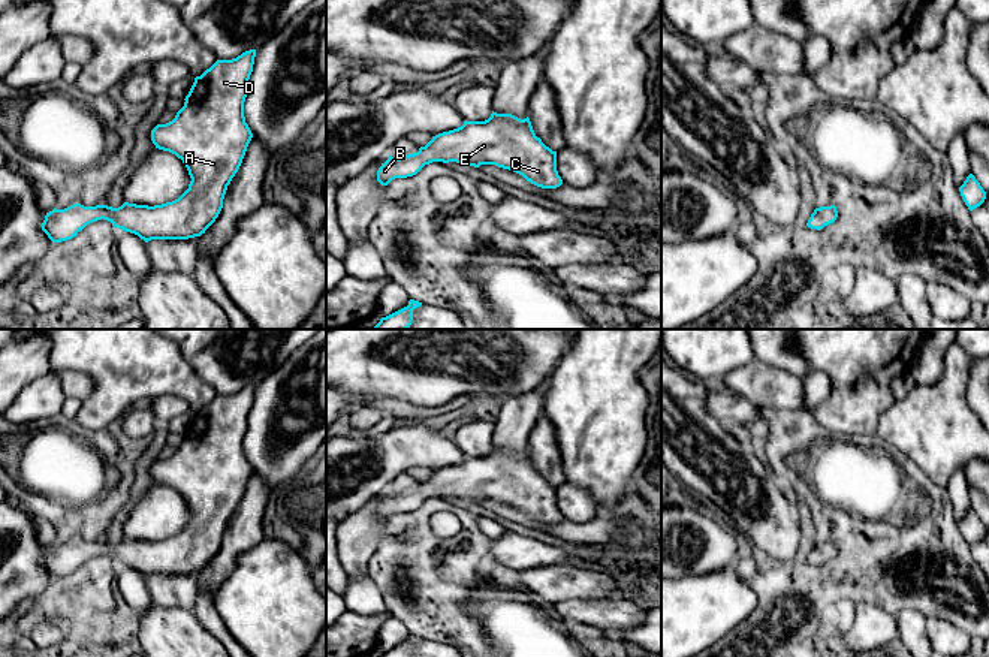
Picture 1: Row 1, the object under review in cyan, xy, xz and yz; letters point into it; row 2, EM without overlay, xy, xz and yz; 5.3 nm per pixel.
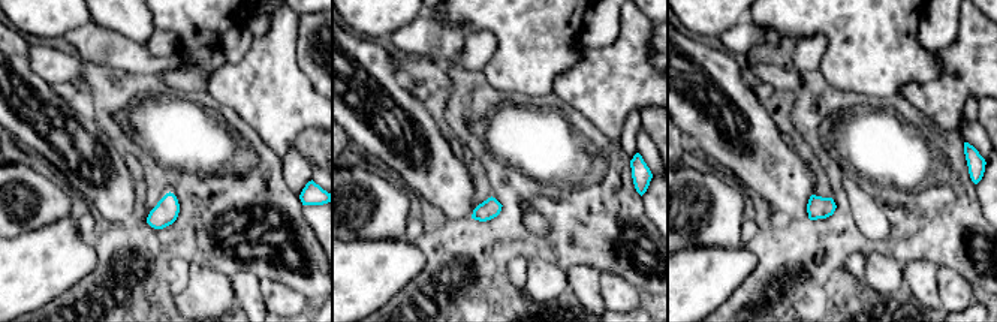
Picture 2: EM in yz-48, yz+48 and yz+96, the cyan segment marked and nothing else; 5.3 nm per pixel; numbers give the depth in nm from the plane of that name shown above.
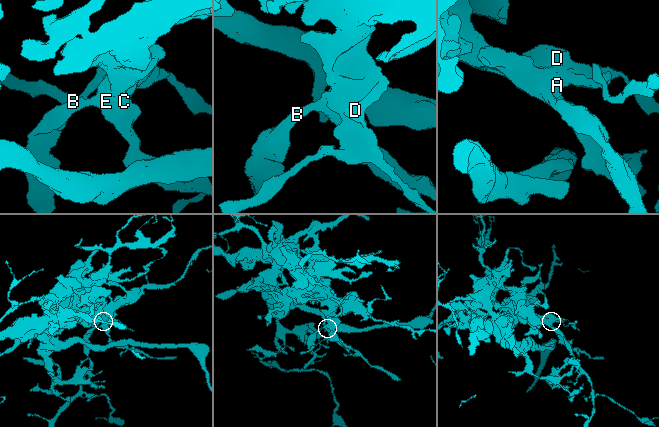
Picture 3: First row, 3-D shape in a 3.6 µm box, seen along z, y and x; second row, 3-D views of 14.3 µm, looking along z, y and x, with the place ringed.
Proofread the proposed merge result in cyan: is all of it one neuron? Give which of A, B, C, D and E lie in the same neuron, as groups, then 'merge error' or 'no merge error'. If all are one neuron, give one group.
A B C D E | no merge error

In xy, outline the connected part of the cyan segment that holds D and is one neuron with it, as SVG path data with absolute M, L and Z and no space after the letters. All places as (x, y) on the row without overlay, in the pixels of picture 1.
M250 385L232 395L217 395L195 413L175 453L151 465L156 483L181 494L192 513L178 534L154 542L124 537L118 543L81 539L54 543L42 558L48 573L52 578L72 575L87 560L102 554L145 578L205 569L218 552L227 521L253 473L244 437L254 392L256 385Z

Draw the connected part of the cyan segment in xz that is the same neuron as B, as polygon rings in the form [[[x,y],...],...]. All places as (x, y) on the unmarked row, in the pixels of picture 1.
[[[492,446],[485,456],[464,456],[458,464],[438,468],[417,488],[389,494],[377,506],[377,516],[388,521],[395,513],[416,510],[432,497],[456,497],[479,503],[495,500],[522,510],[542,524],[563,519],[557,506],[557,486],[536,471],[530,453]]]

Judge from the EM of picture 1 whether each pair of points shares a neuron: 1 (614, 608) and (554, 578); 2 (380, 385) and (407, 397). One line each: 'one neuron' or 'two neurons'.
1: one neuron
2: one neuron

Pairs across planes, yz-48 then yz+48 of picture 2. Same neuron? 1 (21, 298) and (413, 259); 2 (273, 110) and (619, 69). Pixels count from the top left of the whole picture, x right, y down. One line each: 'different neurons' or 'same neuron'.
1: same neuron
2: same neuron

